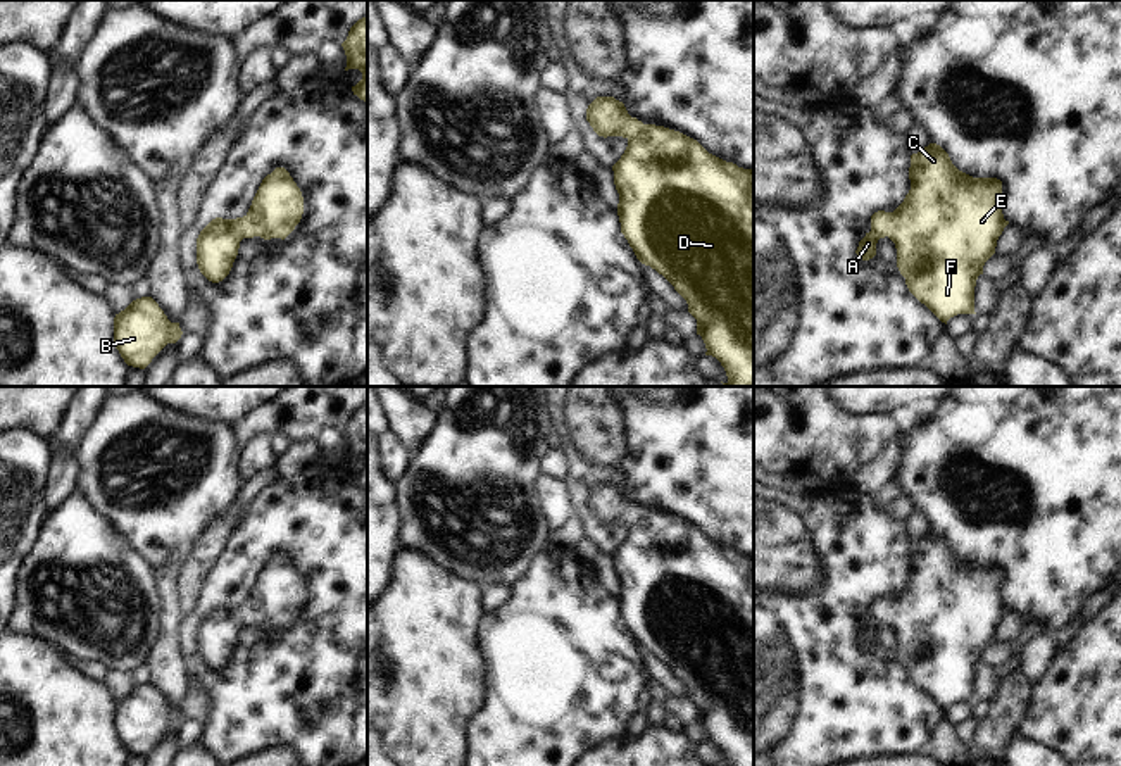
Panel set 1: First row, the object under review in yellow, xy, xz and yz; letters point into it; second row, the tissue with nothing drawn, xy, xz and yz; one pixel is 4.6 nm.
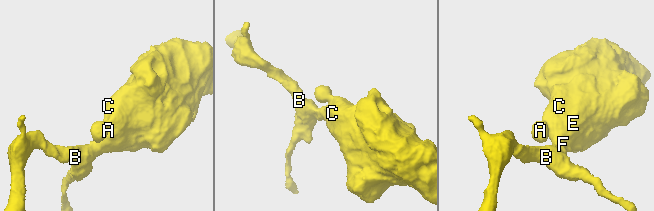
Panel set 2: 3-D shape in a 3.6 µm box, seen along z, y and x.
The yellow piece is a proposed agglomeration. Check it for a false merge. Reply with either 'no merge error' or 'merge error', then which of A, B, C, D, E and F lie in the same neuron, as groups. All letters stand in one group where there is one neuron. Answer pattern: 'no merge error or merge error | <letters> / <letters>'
no merge error | A B C D E F

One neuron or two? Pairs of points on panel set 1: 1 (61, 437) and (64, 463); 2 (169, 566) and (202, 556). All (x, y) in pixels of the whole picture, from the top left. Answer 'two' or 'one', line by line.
1: two
2: two

